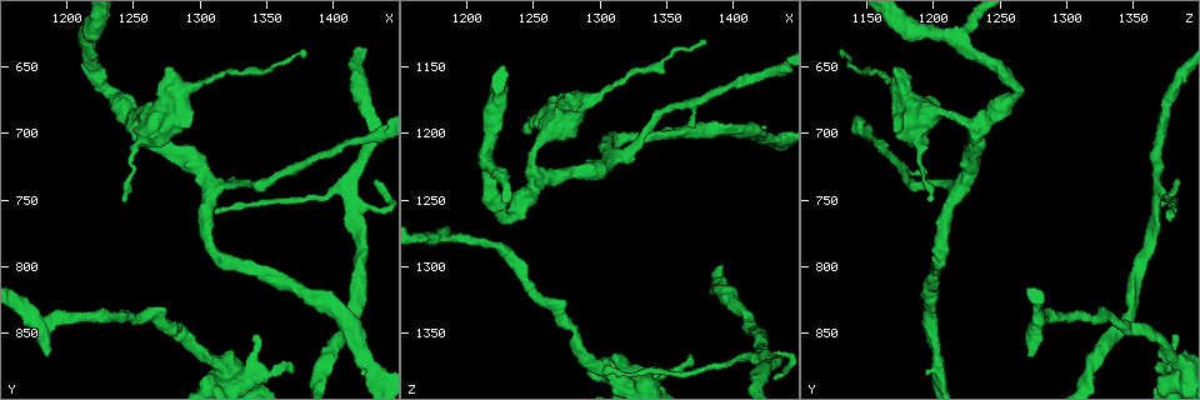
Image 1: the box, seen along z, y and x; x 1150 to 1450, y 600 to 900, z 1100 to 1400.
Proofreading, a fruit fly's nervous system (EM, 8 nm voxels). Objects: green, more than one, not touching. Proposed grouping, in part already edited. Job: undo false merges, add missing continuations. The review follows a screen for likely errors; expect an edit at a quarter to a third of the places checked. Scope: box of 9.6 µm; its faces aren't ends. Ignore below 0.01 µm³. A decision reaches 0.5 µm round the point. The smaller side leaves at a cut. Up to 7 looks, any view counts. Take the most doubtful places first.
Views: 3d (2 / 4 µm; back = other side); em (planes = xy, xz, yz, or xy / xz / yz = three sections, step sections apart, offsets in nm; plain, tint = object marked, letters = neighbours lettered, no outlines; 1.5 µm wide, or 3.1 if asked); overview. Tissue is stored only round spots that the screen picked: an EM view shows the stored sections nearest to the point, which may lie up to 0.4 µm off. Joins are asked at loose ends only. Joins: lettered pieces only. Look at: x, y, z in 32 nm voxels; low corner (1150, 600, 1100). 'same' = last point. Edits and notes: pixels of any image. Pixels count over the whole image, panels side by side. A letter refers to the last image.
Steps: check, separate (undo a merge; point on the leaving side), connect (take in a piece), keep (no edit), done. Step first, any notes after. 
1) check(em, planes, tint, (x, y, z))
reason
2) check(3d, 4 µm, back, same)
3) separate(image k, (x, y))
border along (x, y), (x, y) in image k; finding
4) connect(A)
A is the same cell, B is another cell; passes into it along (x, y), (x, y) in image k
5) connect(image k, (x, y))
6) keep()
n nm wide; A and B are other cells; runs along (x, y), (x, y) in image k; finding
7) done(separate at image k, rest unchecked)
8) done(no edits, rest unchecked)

check(em, xy, step 8, tint, (1188, 868, 1272))
branch stops here

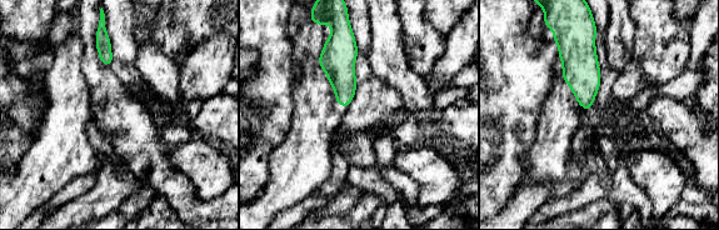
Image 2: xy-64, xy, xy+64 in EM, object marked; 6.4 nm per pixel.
check(em, xy, step 8, letters, same)
see the neighbours

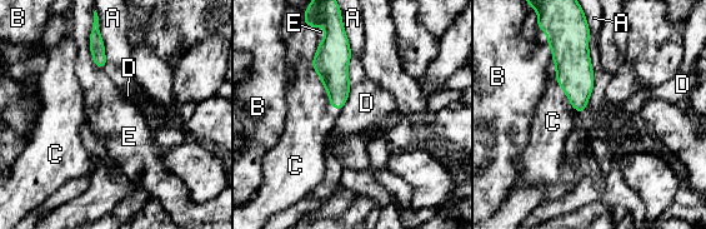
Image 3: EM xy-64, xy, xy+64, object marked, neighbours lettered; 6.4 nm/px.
connect(C)
C is the same cell, A, B, D and E are other cells; passes into it along (331, 60), (320, 78), (310, 115) in image 3; it goes on there

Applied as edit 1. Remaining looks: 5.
check(3d, 4 µm, (1278, 648, 1170))
thick end

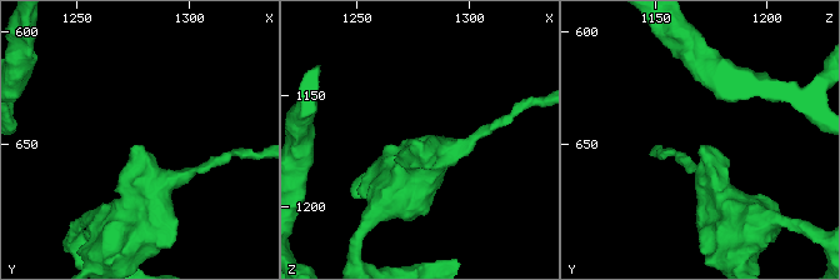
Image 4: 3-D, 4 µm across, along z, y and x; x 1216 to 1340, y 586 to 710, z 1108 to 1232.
check(em, planes, letters, (1275, 649, 1171))
now the EM

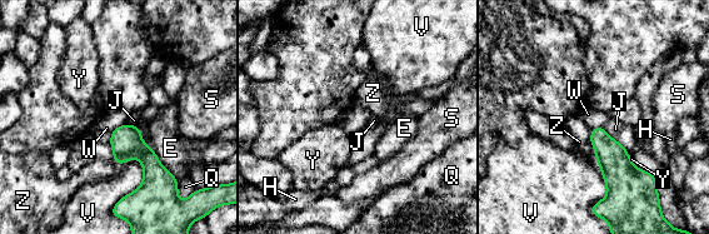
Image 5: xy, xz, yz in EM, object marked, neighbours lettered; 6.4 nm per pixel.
keep()
E, H, J, Q, S, V, W, Y and Z are other cells; border along (125, 123), (110, 133) in image 5; none of them fits

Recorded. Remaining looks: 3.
check(3d, 2 µm, (1382, 638, 1132))
tapers out

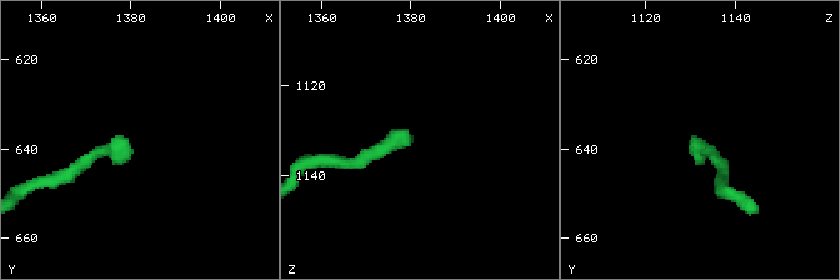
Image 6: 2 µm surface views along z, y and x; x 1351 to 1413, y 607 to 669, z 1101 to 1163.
check(em, planes, tint, (1380, 640, 1132))

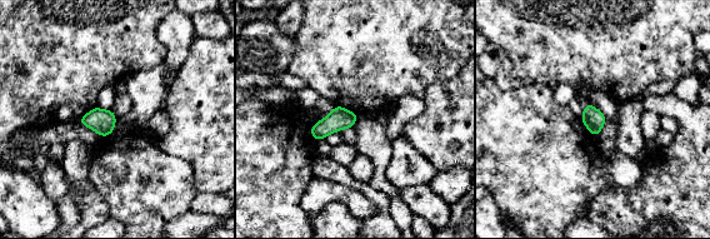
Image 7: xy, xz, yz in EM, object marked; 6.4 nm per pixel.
check(em, planes, letters, same)
what lies round it

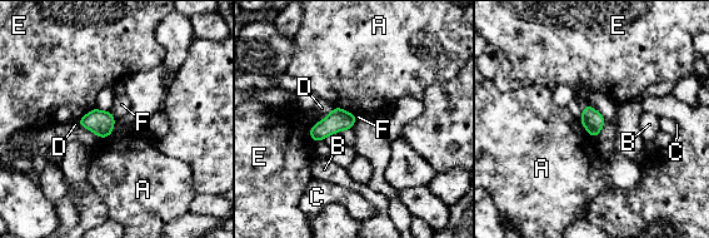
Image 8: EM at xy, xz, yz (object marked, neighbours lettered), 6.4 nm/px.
keep()
A, B, C, D, E and F are other cells; none of them fits

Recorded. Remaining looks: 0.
done(connect at image 3, rest unchecked)

